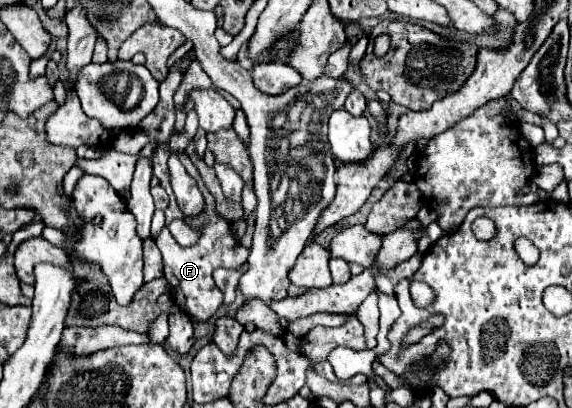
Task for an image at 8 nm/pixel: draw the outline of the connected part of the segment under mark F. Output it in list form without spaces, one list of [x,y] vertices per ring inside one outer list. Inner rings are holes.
[[[159,145],[157,147],[157,153],[153,155],[153,161],[151,161],[151,169],[153,169],[153,175],[159,179],[160,185],[169,194],[169,205],[165,209],[165,227],[161,229],[161,233],[155,237],[155,243],[163,255],[163,261],[165,261],[165,279],[175,295],[175,303],[177,307],[187,313],[193,321],[207,321],[209,317],[213,317],[217,313],[217,309],[221,307],[221,301],[223,301],[223,295],[221,291],[217,289],[211,273],[219,267],[225,267],[225,269],[237,269],[241,267],[245,261],[247,261],[247,255],[249,251],[233,237],[233,229],[231,229],[231,223],[225,221],[217,209],[215,209],[215,197],[207,191],[197,167],[191,163],[191,159],[179,151],[177,157],[181,159],[181,163],[185,165],[187,173],[191,173],[191,177],[195,177],[195,181],[199,183],[199,189],[201,193],[207,197],[207,213],[203,213],[203,217],[199,217],[199,223],[195,221],[193,227],[203,227],[201,229],[201,235],[199,235],[199,241],[191,247],[179,247],[177,241],[171,237],[169,233],[169,223],[175,219],[175,217],[183,217],[183,213],[179,213],[179,205],[175,205],[175,195],[172,191],[169,179],[168,166],[166,163],[166,156],[170,155],[171,147],[169,145]]]

